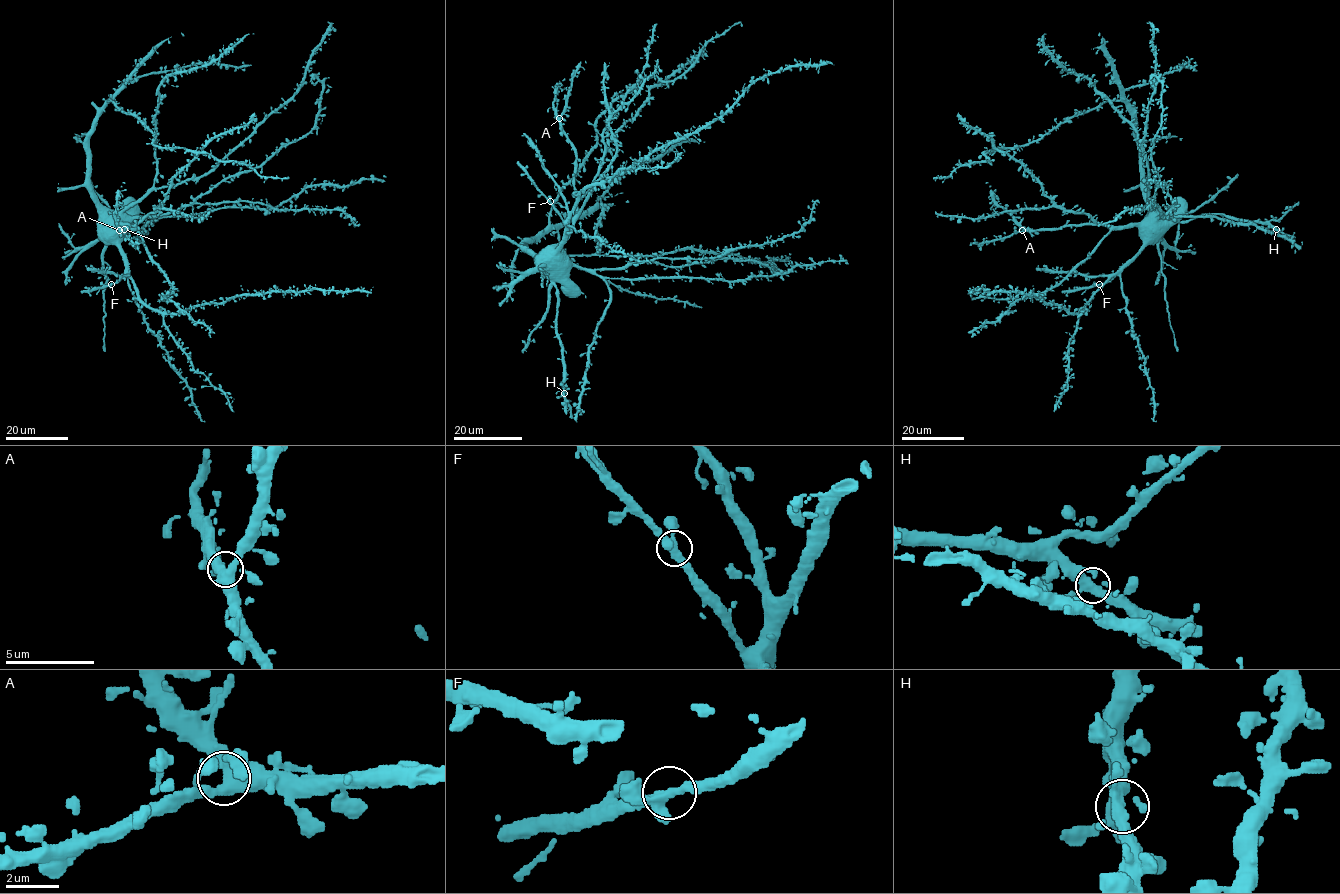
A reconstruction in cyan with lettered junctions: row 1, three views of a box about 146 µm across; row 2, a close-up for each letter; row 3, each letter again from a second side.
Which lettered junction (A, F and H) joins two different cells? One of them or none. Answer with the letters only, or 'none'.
none

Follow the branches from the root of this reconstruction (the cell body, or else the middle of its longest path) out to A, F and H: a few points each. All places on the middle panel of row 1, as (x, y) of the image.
A: (571, 282), (562, 240), (576, 214), (576, 157), (574, 146), (559, 118)
F: (571, 282), (566, 264), (559, 252), (564, 221), (550, 201)
H: (571, 282), (554, 282), (564, 393)

